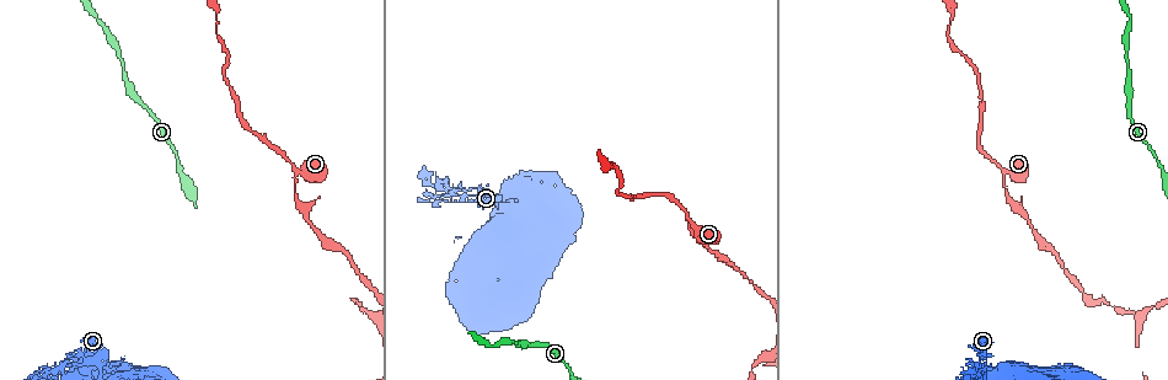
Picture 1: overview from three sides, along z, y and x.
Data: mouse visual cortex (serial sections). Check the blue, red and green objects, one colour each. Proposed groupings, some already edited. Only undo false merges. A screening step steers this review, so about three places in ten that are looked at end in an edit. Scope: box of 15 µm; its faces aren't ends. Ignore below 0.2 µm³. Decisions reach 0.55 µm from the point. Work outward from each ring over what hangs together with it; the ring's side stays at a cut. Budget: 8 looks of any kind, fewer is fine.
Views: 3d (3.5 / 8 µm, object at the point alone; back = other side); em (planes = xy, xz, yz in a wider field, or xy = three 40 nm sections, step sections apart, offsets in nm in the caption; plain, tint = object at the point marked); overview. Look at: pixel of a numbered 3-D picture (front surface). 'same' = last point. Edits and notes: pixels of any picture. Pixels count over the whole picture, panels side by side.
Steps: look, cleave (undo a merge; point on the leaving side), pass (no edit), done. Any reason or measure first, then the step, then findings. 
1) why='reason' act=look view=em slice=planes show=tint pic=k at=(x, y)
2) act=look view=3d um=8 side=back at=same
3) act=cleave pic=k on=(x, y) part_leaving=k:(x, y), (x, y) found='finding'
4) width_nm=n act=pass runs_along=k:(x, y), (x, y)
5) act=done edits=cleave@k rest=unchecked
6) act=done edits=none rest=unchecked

why='three-way junction' act=look view=3d um=3.5 side=back pic=1 at=(691, 218)

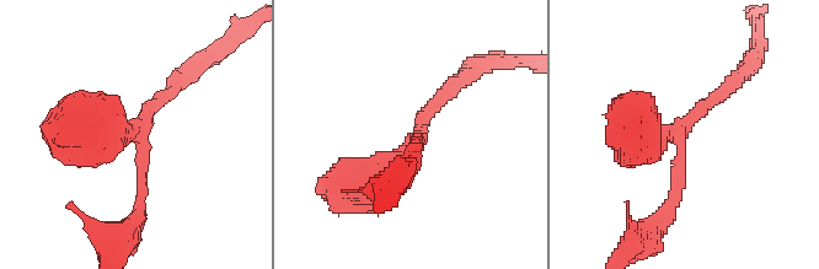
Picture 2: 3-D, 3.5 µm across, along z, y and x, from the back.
arms=3 arm_widths_nm=200,200,450 why='need the tissue' act=look view=em slice=xy step=5 show=tint pic=2 at=(142, 148)

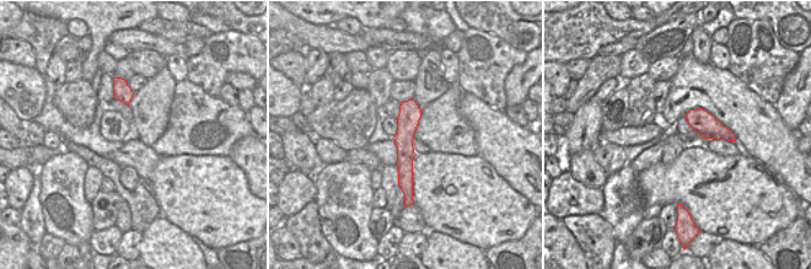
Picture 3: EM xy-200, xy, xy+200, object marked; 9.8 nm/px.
act=pass found='continuous, no second cell'

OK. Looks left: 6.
why='calibre changes' act=look view=3d um=8 pic=1 at=(703, 245)

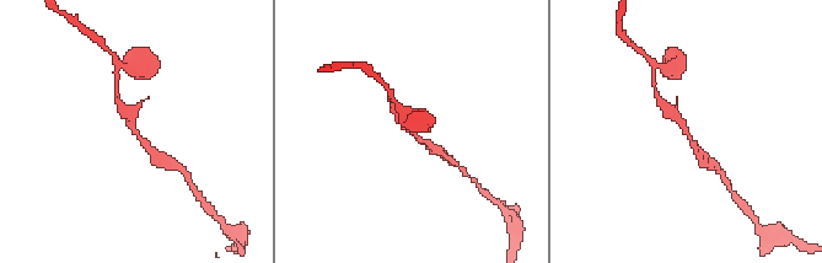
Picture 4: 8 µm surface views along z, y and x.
why='shape alone is not enough' act=look view=em slice=planes show=tint pic=4 at=(682, 125)

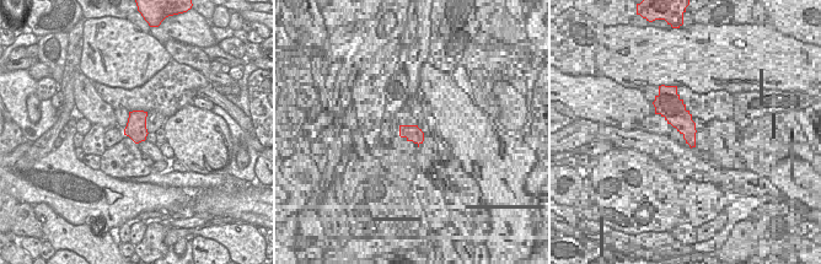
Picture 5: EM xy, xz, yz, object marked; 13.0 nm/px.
act=pass runs_along=4:(661, 102), (681, 122), (700, 154) found='one cell here'

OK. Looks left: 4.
why='two arms at a narrow angle' act=look view=3d um=3.5 side=back pic=1 at=(61, 366)

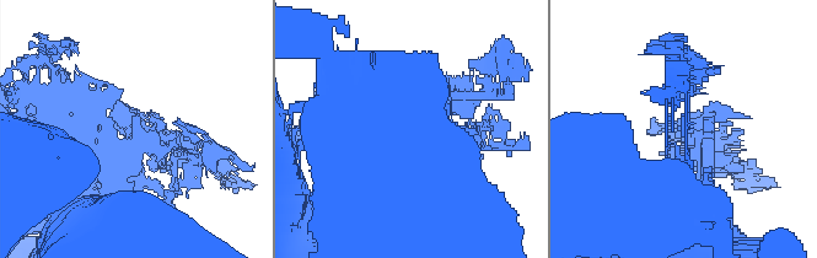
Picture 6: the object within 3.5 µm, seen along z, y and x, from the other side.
act=look view=em slice=xy step=1 show=plain pic=6 at=(696, 133)

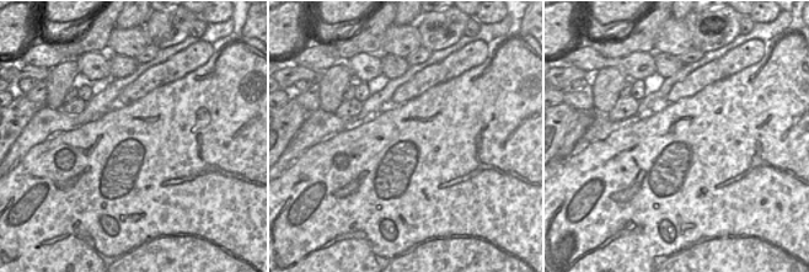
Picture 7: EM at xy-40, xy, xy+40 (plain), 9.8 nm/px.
why='with the object marked' act=look view=em slice=xy step=1 show=tint at=same

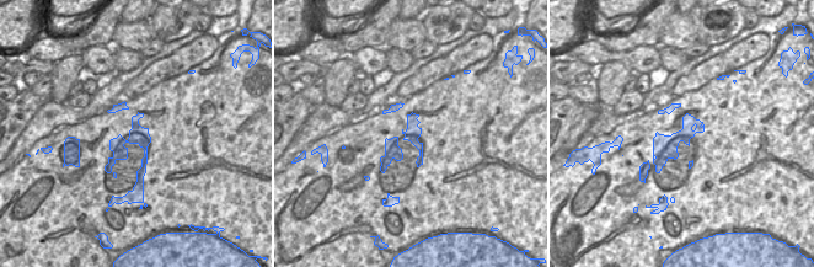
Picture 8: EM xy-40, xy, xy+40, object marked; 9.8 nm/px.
act=pass runs_along=6:(74, 84), (157, 144), (207, 159) found='one cell here'

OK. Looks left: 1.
act=done edits=none rest=unchecked

